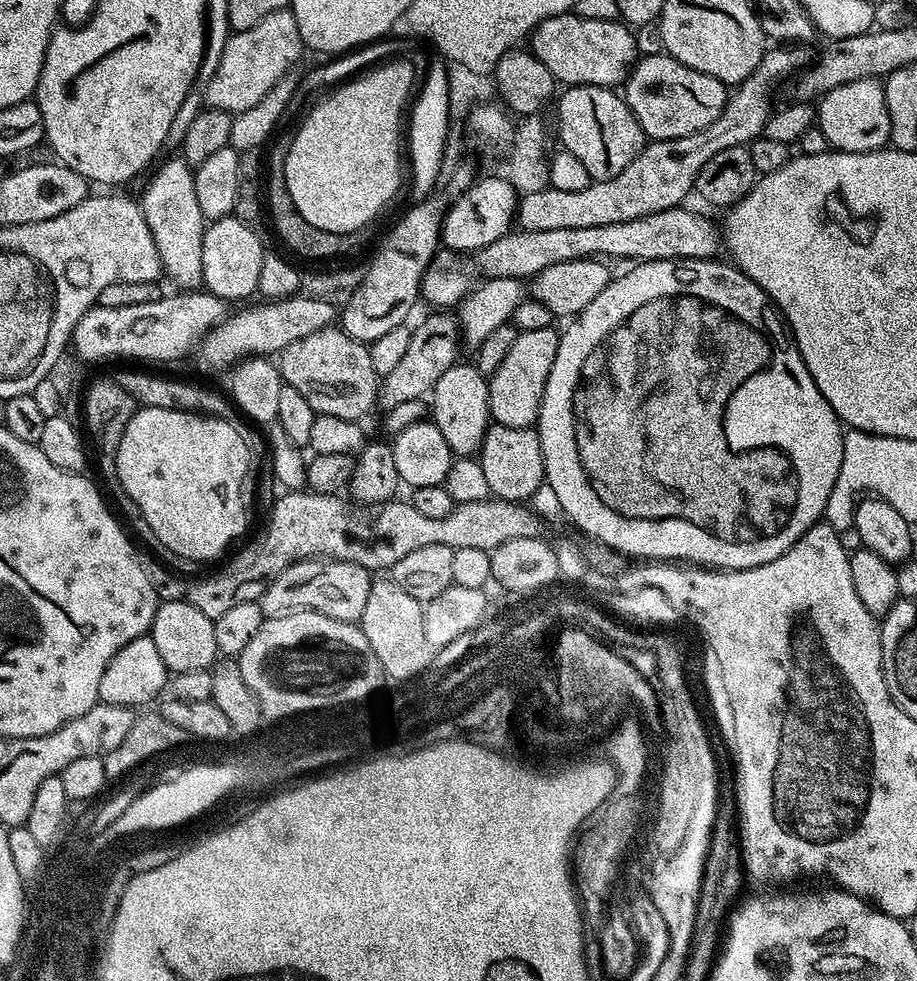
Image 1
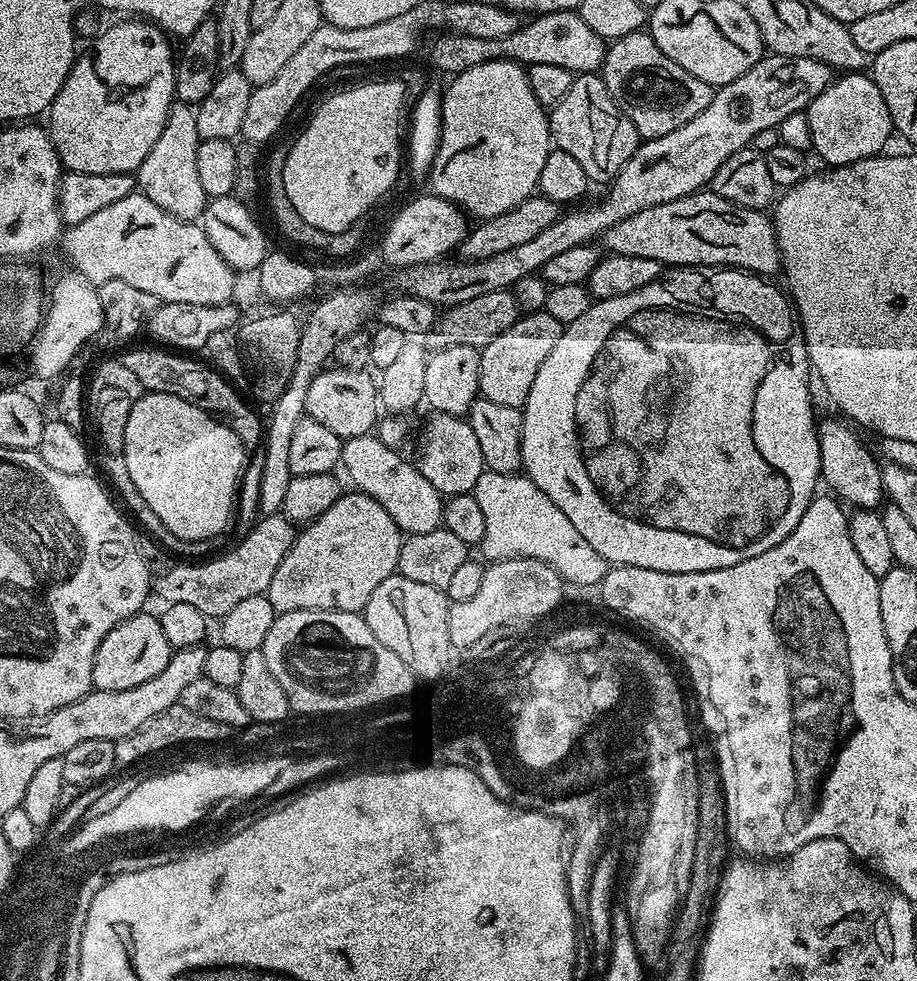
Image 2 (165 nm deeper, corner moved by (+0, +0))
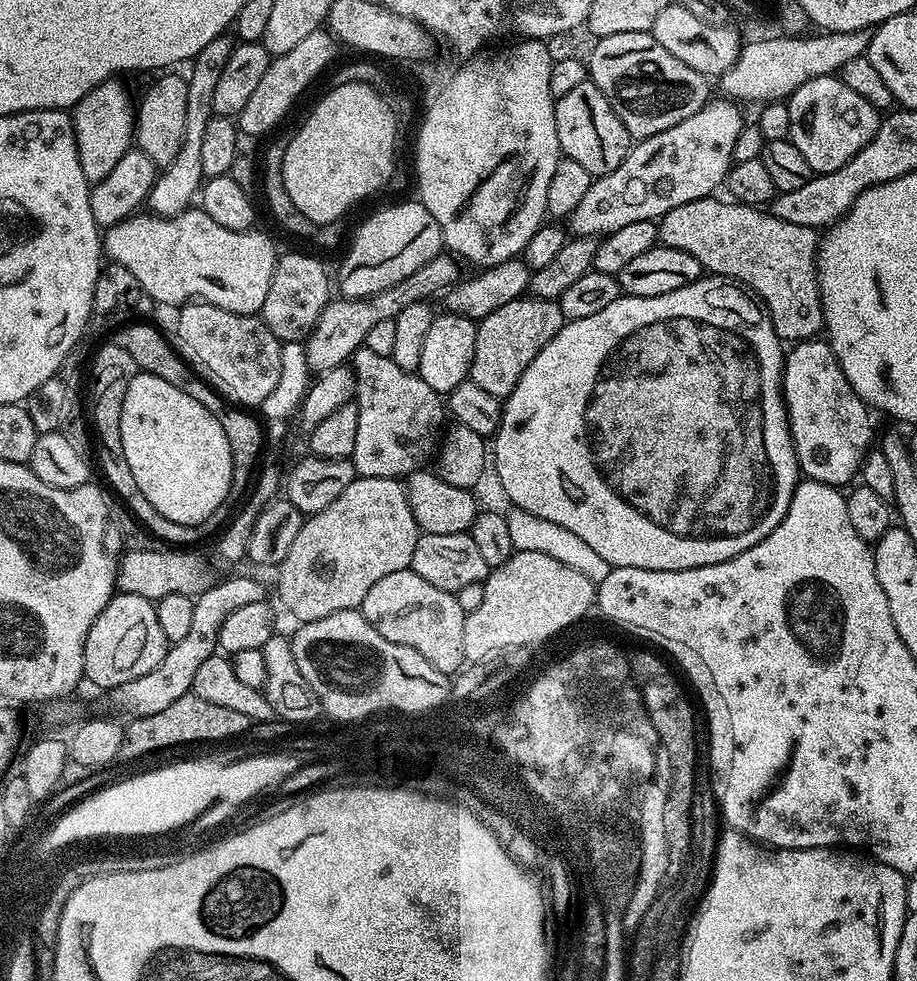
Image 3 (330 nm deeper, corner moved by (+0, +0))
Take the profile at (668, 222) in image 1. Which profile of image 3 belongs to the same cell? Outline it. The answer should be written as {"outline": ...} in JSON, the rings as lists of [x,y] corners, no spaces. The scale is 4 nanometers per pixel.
{"outline":[[[728,198],[716,199],[686,202],[682,206],[674,206],[674,210],[661,216],[658,221],[659,243],[665,248],[694,254],[701,269],[708,271],[709,268],[712,271],[709,273],[727,278],[755,293],[771,316],[772,325],[781,341],[799,342],[819,337],[824,327],[824,312],[820,309],[820,283],[816,277],[817,229],[794,226],[794,222],[782,222],[782,218],[773,216],[771,211],[761,210],[751,204],[733,202]]]}

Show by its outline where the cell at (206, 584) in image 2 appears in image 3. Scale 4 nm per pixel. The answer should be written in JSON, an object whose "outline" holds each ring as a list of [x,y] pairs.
{"outline":[[[156,546],[160,548],[136,548],[133,552],[125,551],[120,557],[120,566],[116,569],[116,587],[126,594],[138,594],[138,598],[146,598],[153,602],[166,598],[166,594],[186,594],[193,598],[201,596],[214,582],[214,575],[207,562],[196,553],[196,550],[177,550],[172,546]]]}

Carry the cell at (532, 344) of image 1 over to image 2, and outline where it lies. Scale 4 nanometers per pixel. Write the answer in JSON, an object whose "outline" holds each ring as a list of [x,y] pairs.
{"outline":[[[543,310],[521,315],[519,320],[506,330],[506,334],[498,334],[494,342],[490,342],[485,348],[480,349],[480,396],[490,402],[498,402],[501,406],[514,406],[523,409],[524,404],[530,398],[530,386],[534,386],[534,378],[538,378],[538,370],[542,370],[542,362],[550,358],[550,350],[558,346],[558,338],[562,338],[565,325],[558,322],[549,312]]]}

